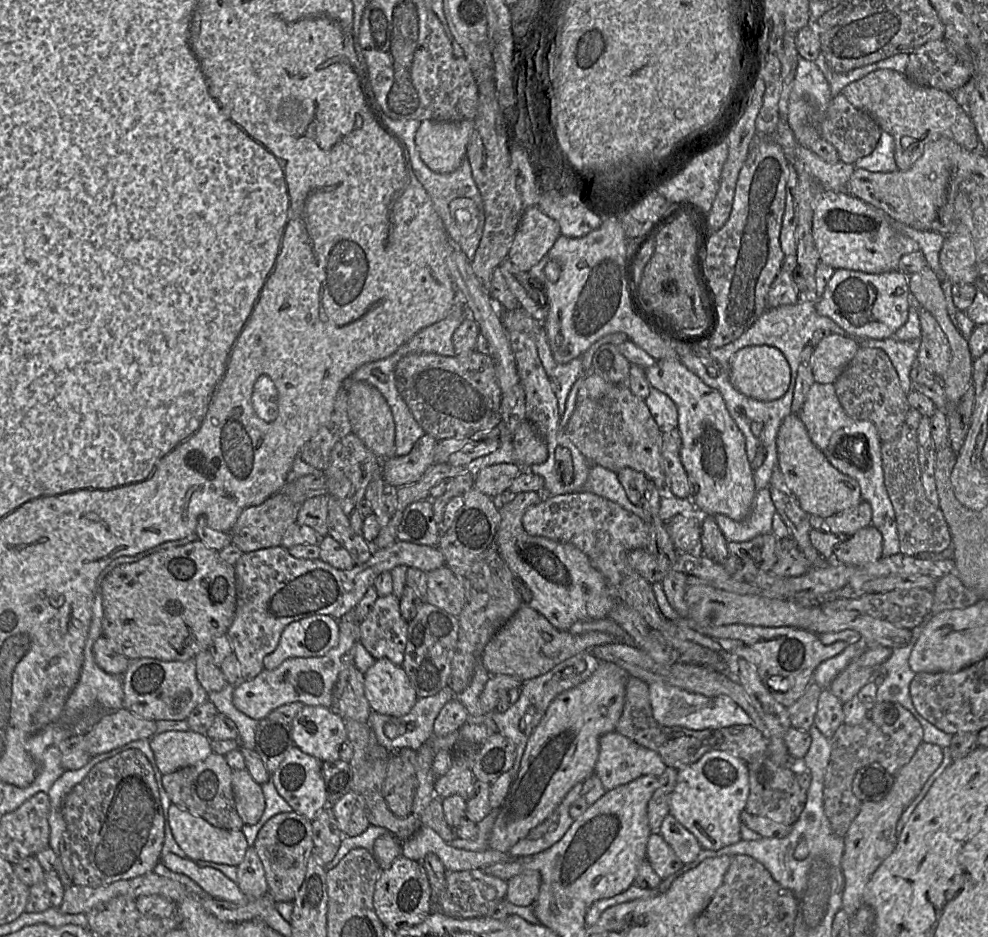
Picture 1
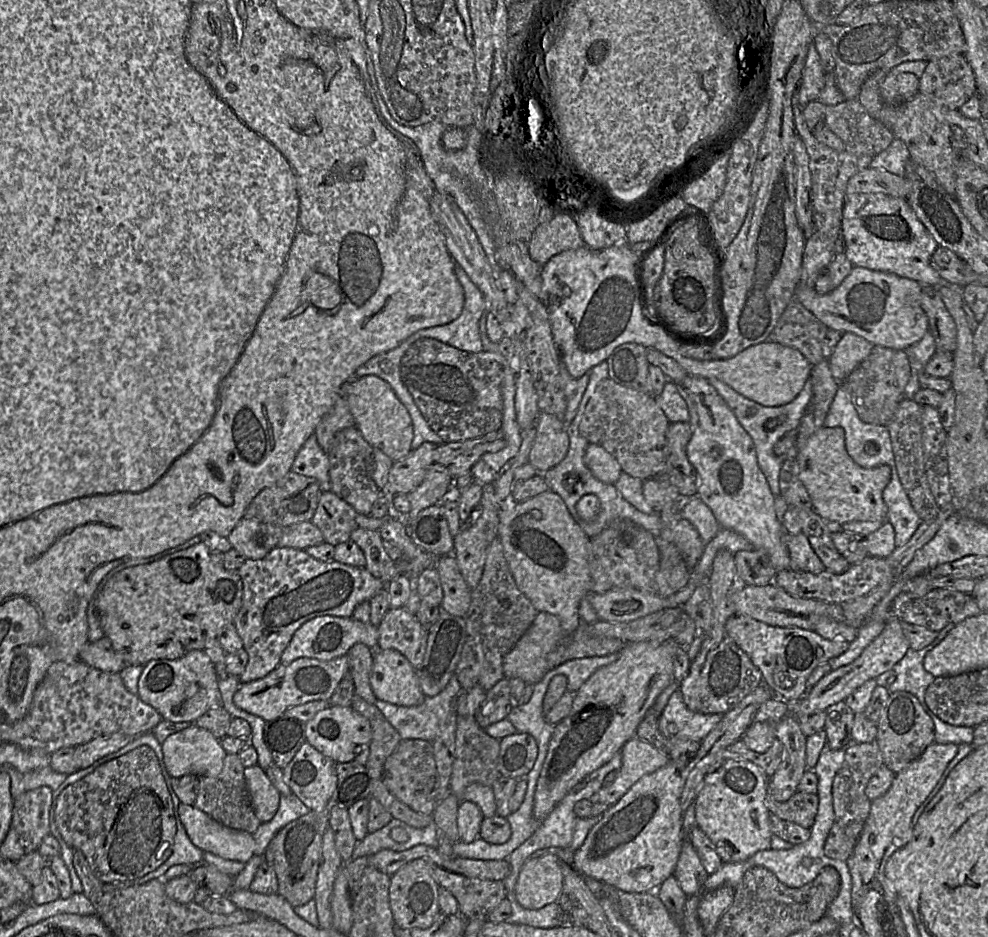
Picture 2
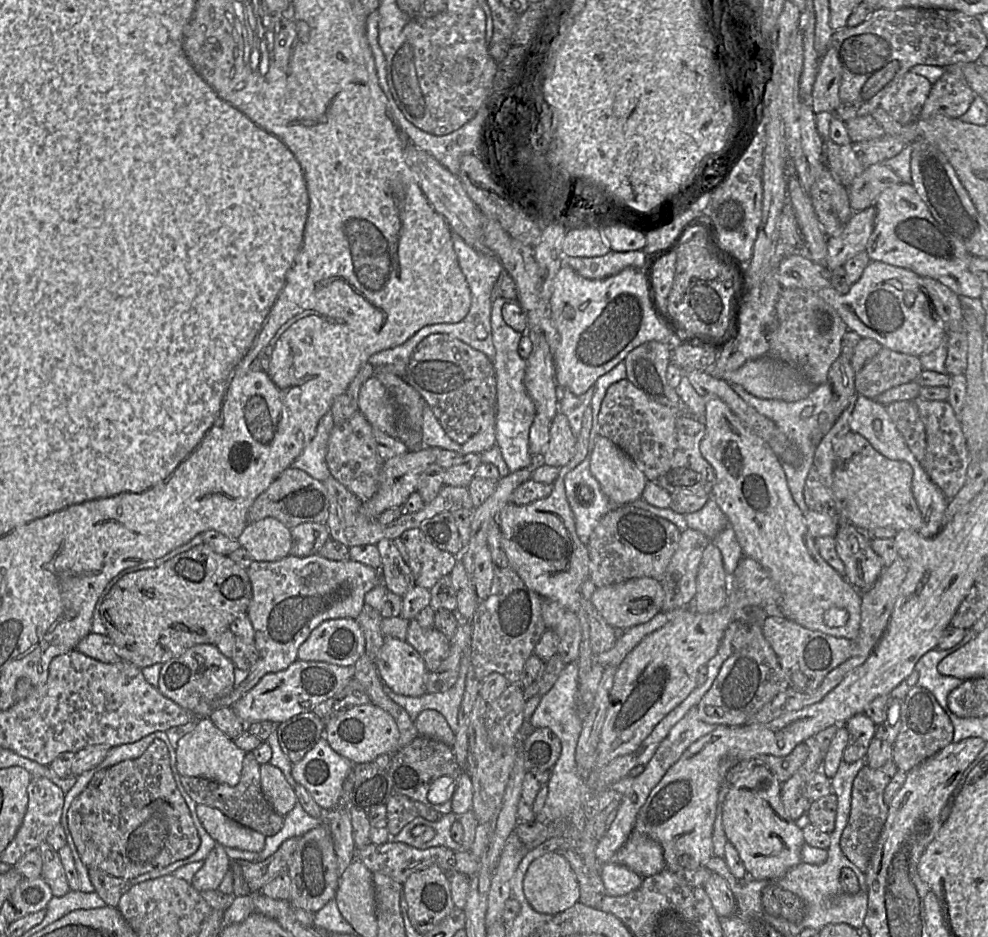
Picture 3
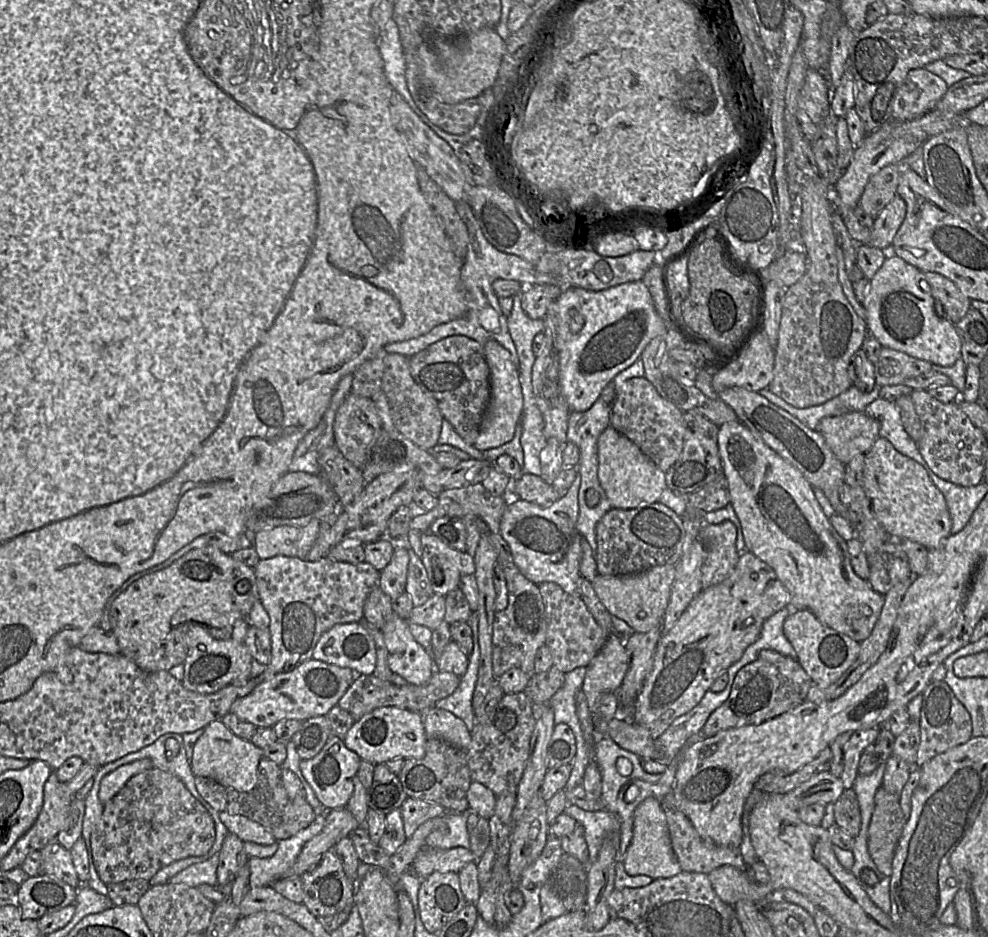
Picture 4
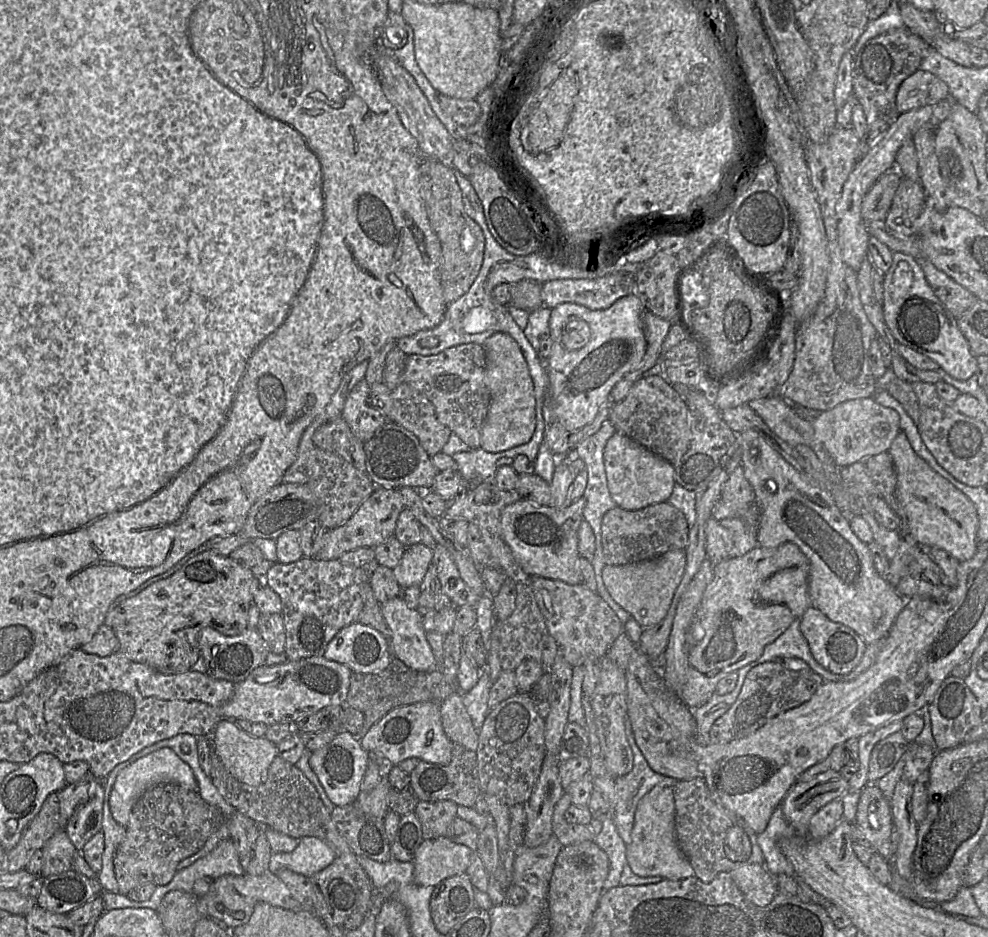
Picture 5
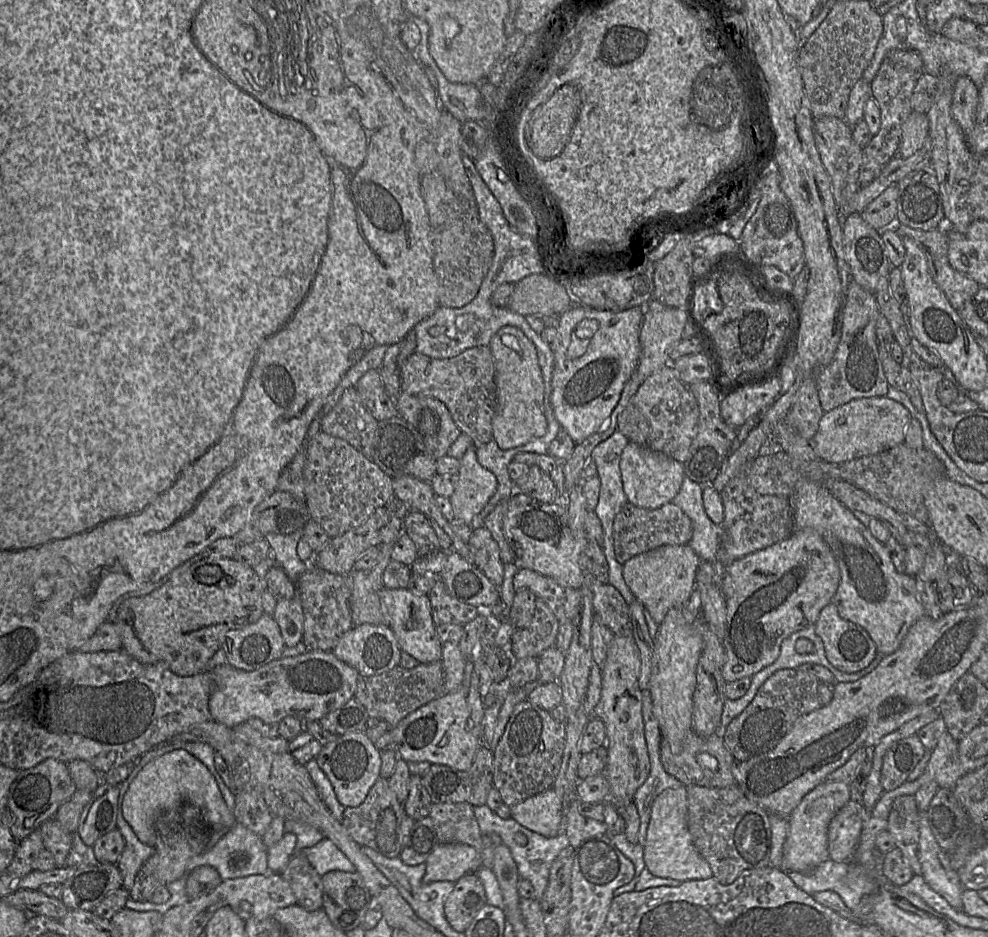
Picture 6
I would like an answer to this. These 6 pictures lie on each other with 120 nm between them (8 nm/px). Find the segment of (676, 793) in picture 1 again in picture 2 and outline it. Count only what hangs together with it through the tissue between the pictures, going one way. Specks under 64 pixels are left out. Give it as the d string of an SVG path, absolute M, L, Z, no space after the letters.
M726 760L704 778L693 801L694 819L724 862L744 862L756 852L772 848L772 814L766 806L769 780L756 764L737 760Z

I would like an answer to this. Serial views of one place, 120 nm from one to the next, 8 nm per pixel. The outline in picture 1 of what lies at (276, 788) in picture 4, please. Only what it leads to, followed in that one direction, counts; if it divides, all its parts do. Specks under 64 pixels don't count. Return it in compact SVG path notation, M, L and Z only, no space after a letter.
M212 753L205 760L162 776L162 784L172 804L226 830L242 830L244 822L236 810L232 787L233 769L225 755Z

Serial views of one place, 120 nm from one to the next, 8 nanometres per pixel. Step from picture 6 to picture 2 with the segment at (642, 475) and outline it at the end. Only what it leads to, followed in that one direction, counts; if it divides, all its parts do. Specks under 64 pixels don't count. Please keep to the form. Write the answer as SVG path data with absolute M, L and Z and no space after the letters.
M588 444L584 464L595 478L605 484L615 484L623 473L618 461L603 447L596 444Z

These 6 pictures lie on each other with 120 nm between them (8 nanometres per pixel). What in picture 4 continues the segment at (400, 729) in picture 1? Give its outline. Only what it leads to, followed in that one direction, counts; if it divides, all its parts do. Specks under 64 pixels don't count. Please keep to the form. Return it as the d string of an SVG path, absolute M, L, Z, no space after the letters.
M473 642L473 650L469 655L467 671L461 677L458 688L448 697L439 700L433 707L452 712L465 722L467 727L473 729L476 725L475 711L472 706L472 698L478 677L480 662L480 649L478 642Z

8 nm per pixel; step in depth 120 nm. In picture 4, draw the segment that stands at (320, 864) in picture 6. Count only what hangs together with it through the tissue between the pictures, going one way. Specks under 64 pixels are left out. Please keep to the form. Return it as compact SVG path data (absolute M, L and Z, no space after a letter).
M317 814L315 820L305 829L290 838L279 840L277 851L270 857L249 857L247 865L250 870L249 887L272 884L281 879L295 863L303 846L322 832L326 814Z

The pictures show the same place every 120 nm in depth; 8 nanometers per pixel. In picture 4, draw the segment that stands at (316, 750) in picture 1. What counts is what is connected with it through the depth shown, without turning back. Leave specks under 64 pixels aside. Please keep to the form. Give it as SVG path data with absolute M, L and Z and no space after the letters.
M398 707L375 709L355 721L343 738L344 744L361 760L375 765L385 764L387 761L397 758L423 758L428 739L424 730L423 714Z

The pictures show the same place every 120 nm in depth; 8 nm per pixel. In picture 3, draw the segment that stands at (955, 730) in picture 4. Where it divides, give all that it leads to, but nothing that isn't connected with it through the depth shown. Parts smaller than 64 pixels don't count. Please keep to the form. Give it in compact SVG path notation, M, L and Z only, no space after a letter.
M914 685L900 702L900 727L892 745L892 759L898 771L909 772L915 766L953 742L954 728L935 696L926 688Z

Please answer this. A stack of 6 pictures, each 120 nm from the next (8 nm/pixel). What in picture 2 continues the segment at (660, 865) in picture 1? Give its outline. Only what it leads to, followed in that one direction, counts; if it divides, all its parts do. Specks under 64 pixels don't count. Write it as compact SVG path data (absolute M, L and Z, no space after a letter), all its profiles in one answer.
M686 842L677 861L673 877L688 896L700 896L705 889L705 882L713 873L708 873L700 857Z

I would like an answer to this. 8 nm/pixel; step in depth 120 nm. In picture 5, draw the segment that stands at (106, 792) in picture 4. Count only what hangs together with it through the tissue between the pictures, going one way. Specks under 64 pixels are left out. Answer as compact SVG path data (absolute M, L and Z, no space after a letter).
M162 748L152 752L124 768L117 776L108 800L109 809L114 820L125 827L138 798L147 789L165 783L175 783L189 790L197 790L197 781L191 767L181 760L171 748Z

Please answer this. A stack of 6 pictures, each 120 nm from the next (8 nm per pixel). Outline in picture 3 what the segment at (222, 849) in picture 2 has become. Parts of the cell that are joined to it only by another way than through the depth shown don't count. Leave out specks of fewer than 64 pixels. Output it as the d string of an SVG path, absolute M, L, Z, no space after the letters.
M198 805L196 818L217 845L244 851L260 853L266 837L225 816L221 811L205 805Z

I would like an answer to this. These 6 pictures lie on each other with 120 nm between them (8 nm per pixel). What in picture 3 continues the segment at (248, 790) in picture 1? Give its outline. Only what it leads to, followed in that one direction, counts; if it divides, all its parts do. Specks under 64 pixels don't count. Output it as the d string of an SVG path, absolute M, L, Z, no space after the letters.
M261 765L260 780L265 798L279 815L285 816L298 804L295 791L279 768Z

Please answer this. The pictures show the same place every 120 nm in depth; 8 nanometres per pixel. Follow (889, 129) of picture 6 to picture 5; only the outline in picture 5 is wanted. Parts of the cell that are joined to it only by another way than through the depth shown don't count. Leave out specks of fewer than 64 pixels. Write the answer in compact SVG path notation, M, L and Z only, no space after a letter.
M906 26L873 37L860 48L853 64L853 93L866 115L869 127L869 134L861 146L860 157L898 119L898 90L908 77L921 69L930 48L929 43Z

